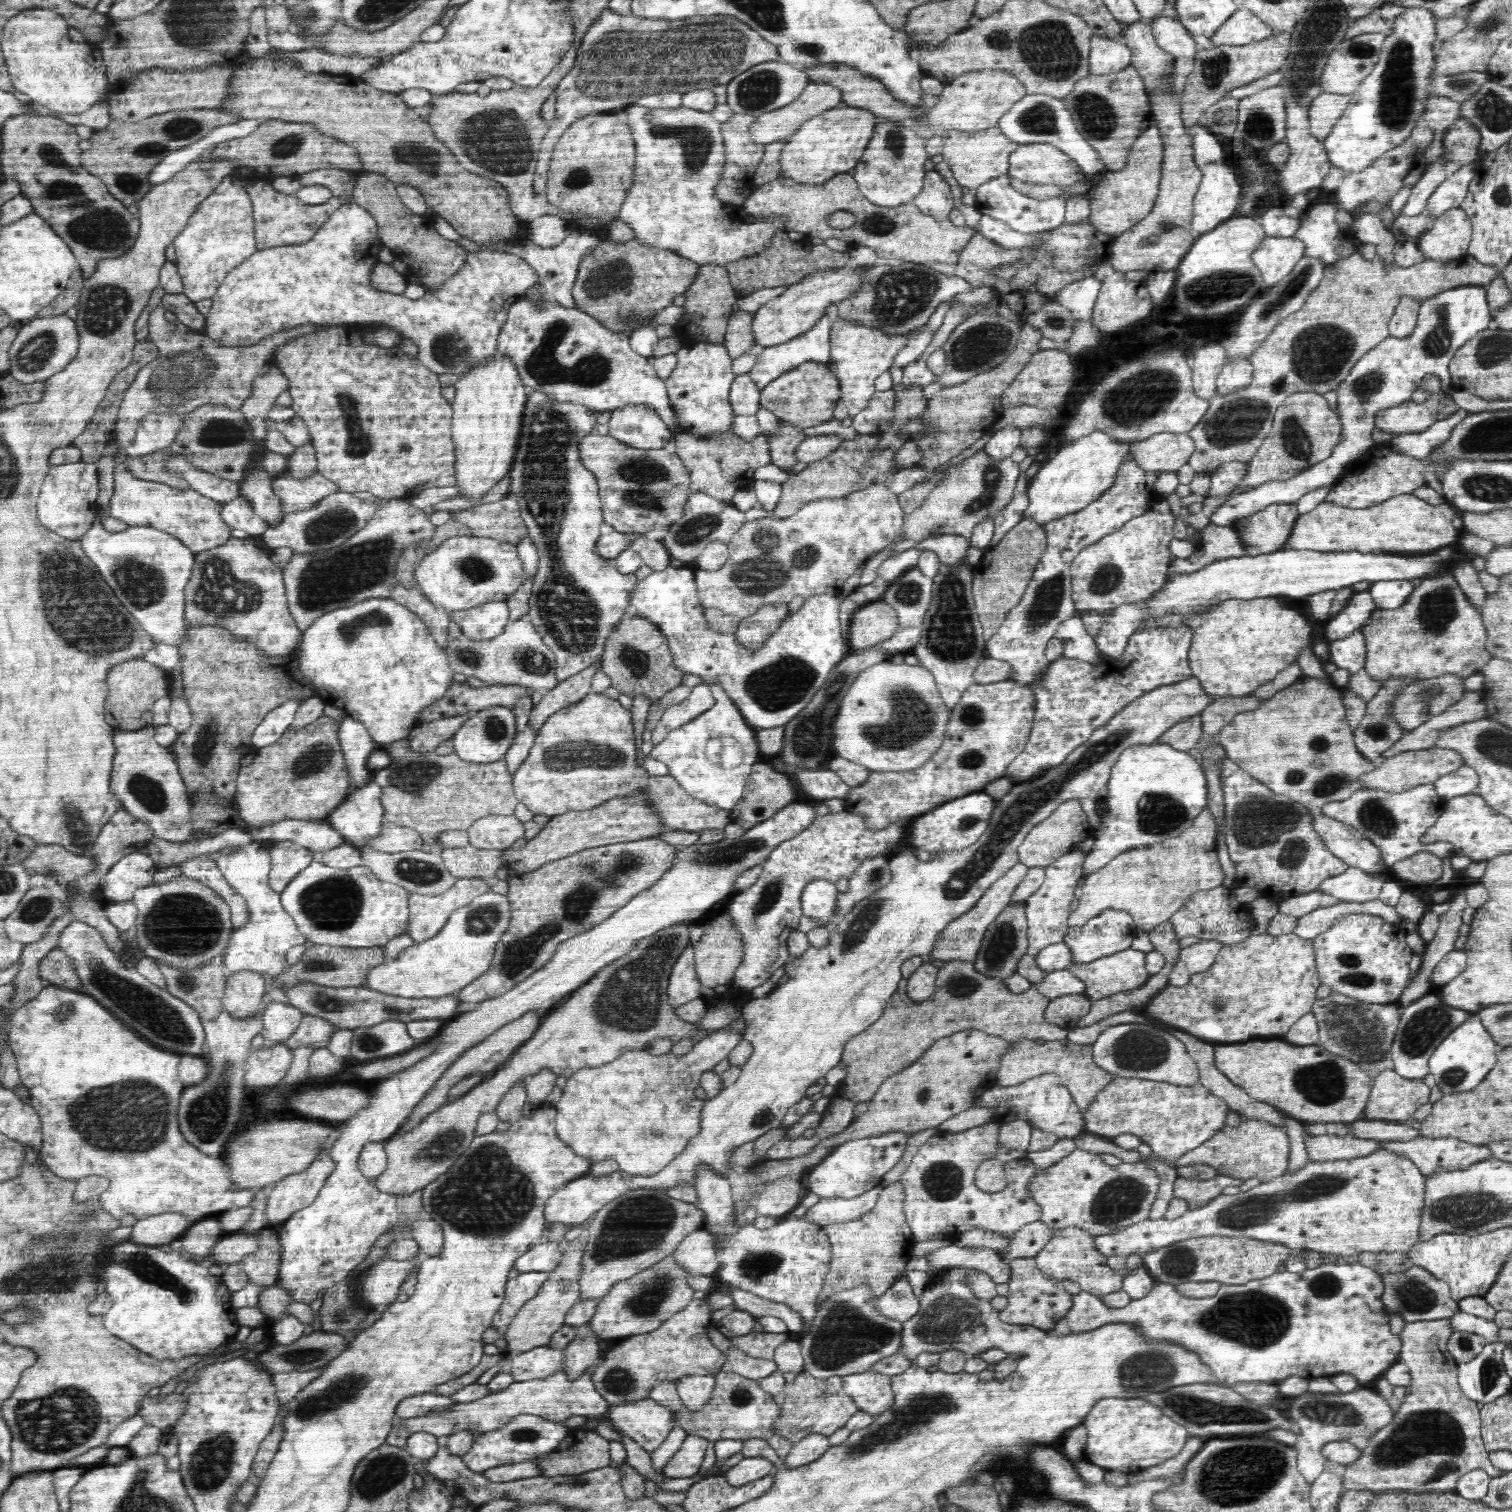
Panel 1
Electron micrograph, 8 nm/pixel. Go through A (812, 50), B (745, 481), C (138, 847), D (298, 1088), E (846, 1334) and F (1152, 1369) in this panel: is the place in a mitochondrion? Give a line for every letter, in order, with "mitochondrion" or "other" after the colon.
A: mitochondrion
B: other
C: other
D: other
E: mitochondrion
F: mitochondrion

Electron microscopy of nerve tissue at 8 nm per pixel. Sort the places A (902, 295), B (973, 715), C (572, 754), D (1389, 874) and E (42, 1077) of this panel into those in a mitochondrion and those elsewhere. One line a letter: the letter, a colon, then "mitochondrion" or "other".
A: mitochondrion
B: mitochondrion
C: mitochondrion
D: other
E: other

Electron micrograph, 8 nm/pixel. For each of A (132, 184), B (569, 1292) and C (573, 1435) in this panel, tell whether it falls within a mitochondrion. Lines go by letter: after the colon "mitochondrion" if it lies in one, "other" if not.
A: mitochondrion
B: other
C: other

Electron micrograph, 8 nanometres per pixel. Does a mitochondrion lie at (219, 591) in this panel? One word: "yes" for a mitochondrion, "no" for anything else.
yes

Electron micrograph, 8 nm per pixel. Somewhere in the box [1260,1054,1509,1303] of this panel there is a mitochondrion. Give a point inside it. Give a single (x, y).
(1323, 1083)

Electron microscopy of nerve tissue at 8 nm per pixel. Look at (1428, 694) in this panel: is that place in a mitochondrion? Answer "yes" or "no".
yes

